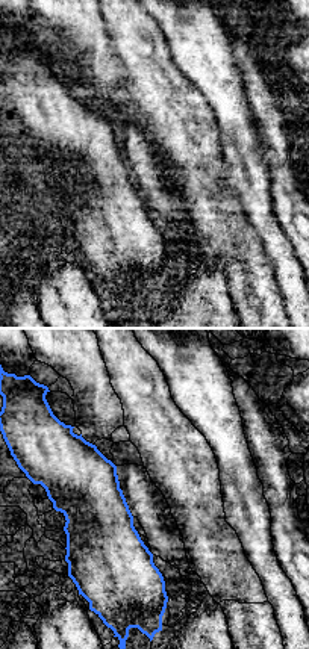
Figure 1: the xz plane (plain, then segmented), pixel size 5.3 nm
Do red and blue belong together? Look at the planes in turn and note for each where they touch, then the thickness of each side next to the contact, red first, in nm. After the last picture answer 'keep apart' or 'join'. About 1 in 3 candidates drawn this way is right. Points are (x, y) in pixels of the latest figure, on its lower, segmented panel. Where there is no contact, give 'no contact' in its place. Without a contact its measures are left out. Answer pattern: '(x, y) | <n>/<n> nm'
no contact

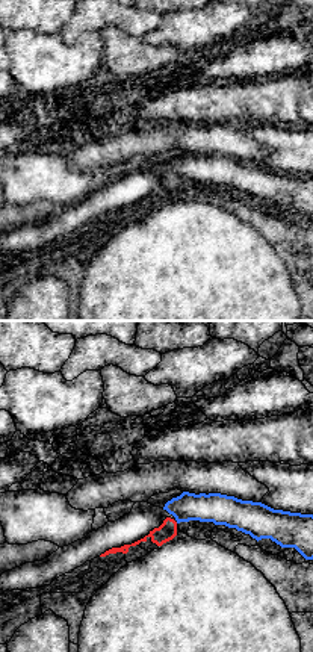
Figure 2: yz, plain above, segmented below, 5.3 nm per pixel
no contact

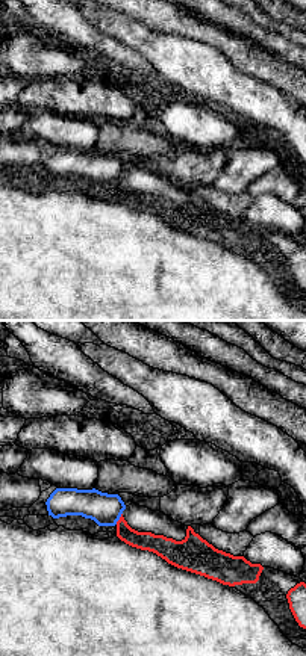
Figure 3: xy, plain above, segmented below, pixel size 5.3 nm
(120, 519) | 110/170 nm

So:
keep apart

